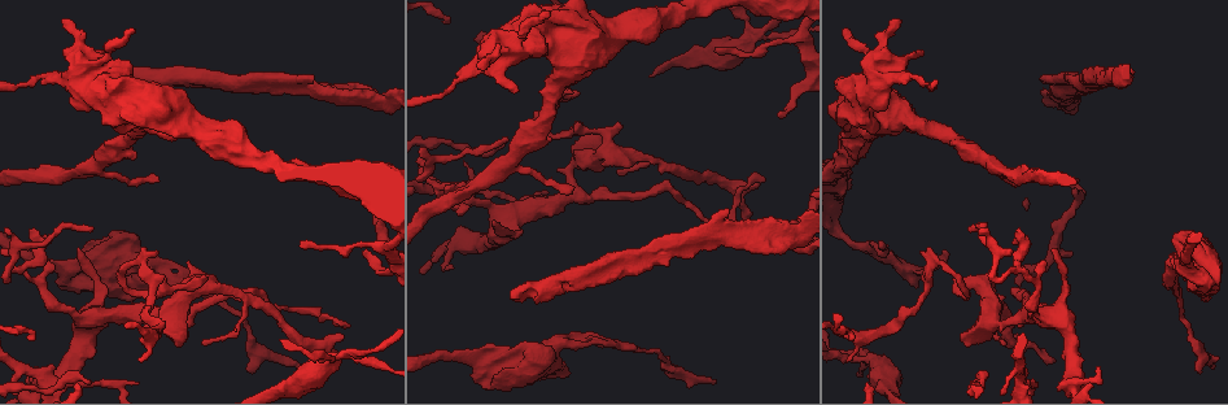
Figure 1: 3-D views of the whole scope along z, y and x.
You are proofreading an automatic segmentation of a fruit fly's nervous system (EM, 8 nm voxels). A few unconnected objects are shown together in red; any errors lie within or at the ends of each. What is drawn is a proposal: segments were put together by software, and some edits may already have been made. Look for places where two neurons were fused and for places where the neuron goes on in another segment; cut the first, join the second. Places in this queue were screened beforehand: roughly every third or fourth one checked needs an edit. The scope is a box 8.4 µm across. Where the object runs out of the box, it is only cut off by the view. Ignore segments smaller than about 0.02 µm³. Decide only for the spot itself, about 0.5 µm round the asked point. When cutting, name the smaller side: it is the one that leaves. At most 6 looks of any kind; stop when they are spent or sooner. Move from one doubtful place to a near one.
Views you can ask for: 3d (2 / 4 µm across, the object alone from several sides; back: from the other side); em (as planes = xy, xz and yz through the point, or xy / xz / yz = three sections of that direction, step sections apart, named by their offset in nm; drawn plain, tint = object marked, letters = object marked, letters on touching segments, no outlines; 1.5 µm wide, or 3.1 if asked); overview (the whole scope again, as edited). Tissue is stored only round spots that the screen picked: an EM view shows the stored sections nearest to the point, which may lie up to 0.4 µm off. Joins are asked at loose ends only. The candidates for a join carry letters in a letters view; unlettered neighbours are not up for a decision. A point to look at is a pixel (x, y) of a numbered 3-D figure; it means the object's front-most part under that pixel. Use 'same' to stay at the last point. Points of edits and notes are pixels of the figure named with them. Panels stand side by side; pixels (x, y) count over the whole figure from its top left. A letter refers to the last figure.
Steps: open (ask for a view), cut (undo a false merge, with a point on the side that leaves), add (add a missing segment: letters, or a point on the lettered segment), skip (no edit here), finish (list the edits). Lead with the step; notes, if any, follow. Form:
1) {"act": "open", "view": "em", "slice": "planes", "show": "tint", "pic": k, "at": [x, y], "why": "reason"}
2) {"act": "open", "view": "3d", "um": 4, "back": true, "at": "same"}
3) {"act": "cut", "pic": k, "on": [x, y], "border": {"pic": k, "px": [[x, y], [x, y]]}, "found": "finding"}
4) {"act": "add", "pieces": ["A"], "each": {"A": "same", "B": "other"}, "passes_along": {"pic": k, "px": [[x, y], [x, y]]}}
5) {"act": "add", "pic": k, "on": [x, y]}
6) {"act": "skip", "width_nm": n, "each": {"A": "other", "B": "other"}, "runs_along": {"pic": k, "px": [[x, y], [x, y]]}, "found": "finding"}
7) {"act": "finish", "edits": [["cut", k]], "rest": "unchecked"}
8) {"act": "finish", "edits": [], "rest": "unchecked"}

{"act": "open", "view": "em", "slice": "planes", "show": "letters", "pic": 1, "at": [1002, 346], "why": "thin end"}

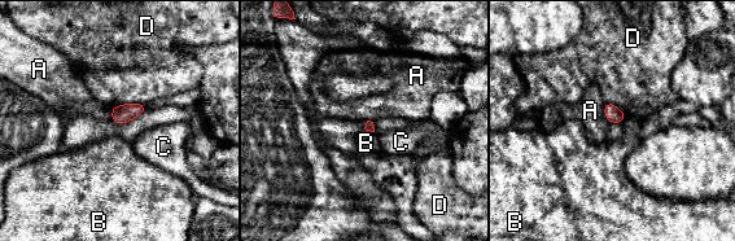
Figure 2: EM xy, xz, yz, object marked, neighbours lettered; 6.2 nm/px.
{"act": "skip", "each": {"A": "other", "B": "other", "C": "other", "D": "other"}, "border": {"pic": 2, "px": [[604, 103], [604, 117], [609, 122]]}, "found": "none of them fits"}

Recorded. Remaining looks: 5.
{"act": "open", "view": "em", "slice": "xz", "step": 8, "show": "letters", "pic": 1, "at": [513, 296], "why": "branch stops here"}

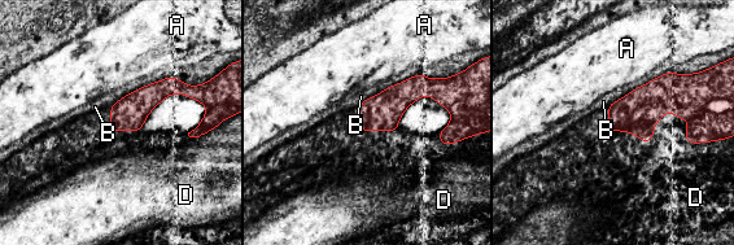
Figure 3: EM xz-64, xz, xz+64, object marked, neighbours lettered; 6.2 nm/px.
{"act": "skip", "width_nm": 200, "each": {"A": "other", "B": "other", "D": "other"}, "found": "no lettered segment goes on from it"}

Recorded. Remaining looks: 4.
{"act": "open", "view": "3d", "um": 4, "pic": 1, "at": [1178, 256], "why": "free end"}

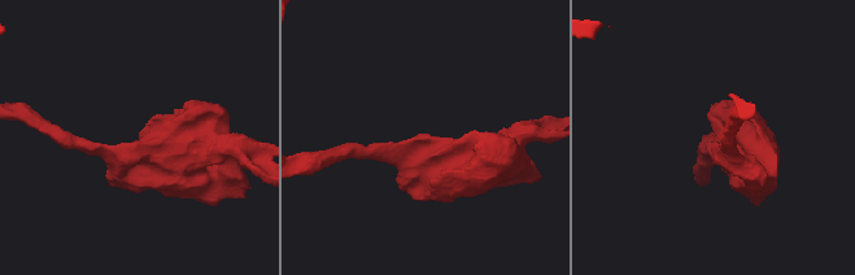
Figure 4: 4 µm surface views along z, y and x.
{"act": "open", "view": "em", "slice": "xz", "step": 8, "show": "plain", "pic": 4, "at": [129, 144], "why": "need the tissue"}

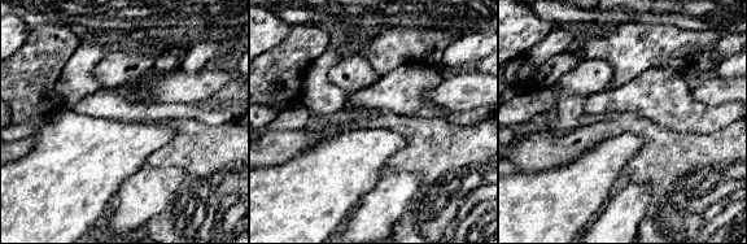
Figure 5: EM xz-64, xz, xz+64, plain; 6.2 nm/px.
{"act": "open", "view": "em", "slice": "xz", "step": 8, "show": "letters", "at": "same"}

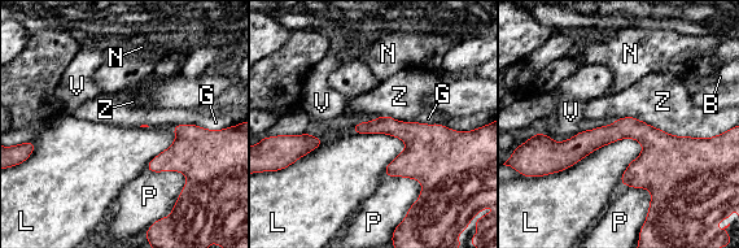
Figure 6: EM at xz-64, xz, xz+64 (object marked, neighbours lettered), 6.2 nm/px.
{"act": "skip", "each": {"B": "other", "G": "other", "L": "other", "N": "other", "P": "other", "V": "other", "Z": "other"}, "border": {"pic": 6, "px": [[643, 146], [621, 138], [547, 174]]}, "found": "no lettered segment goes on from it"}

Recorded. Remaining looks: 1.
{"act": "finish", "edits": [], "rest": "unchecked"}

